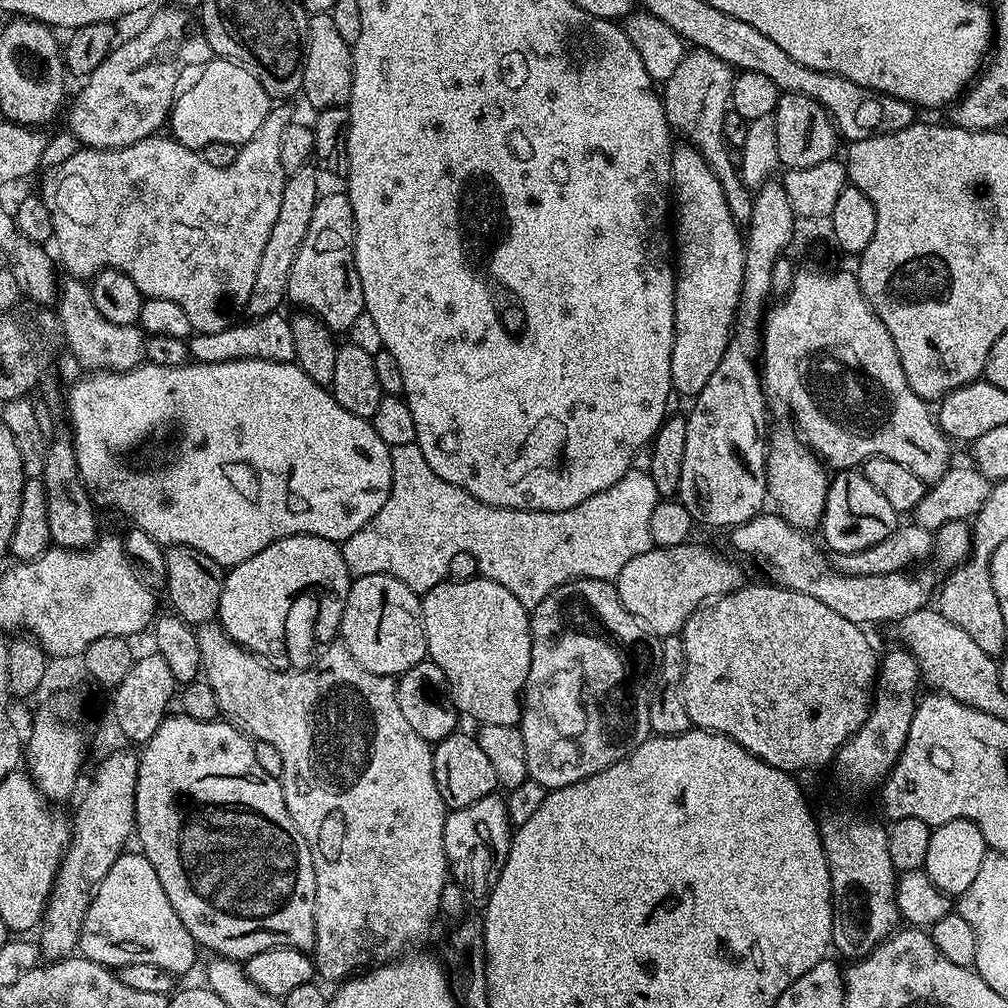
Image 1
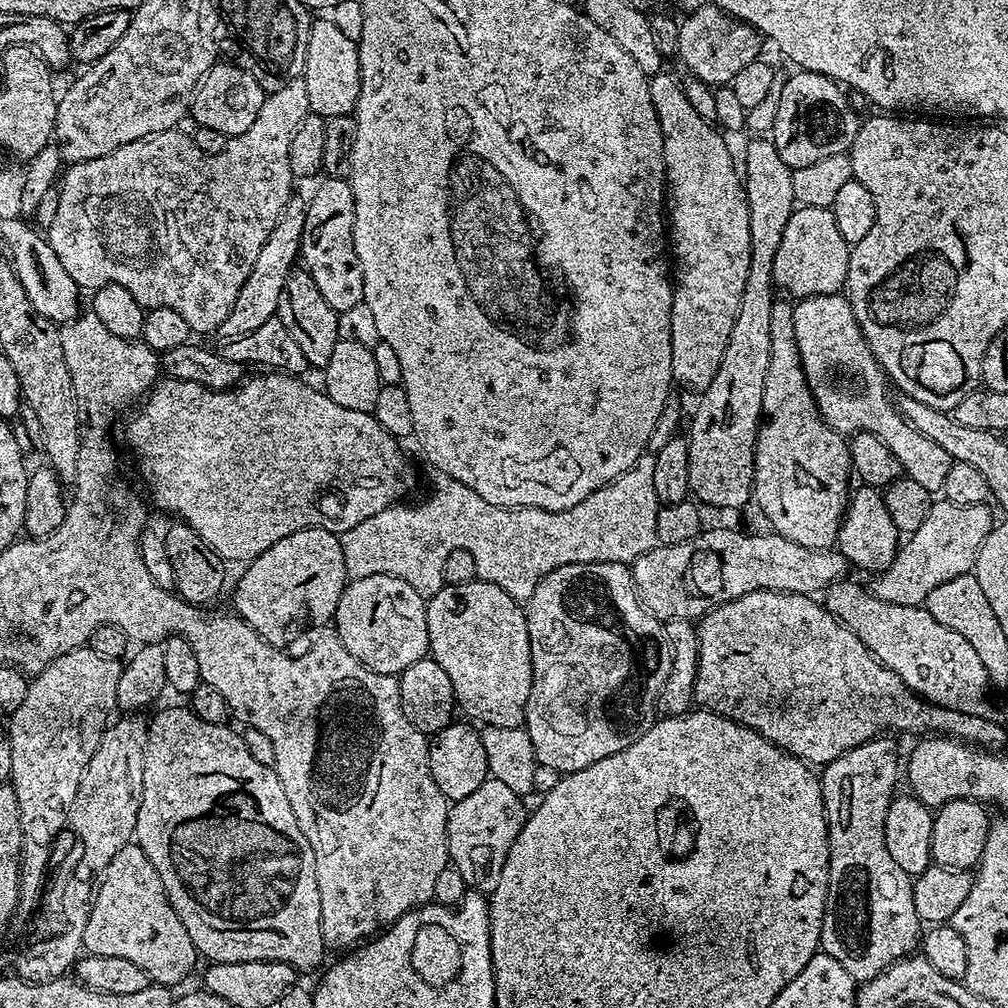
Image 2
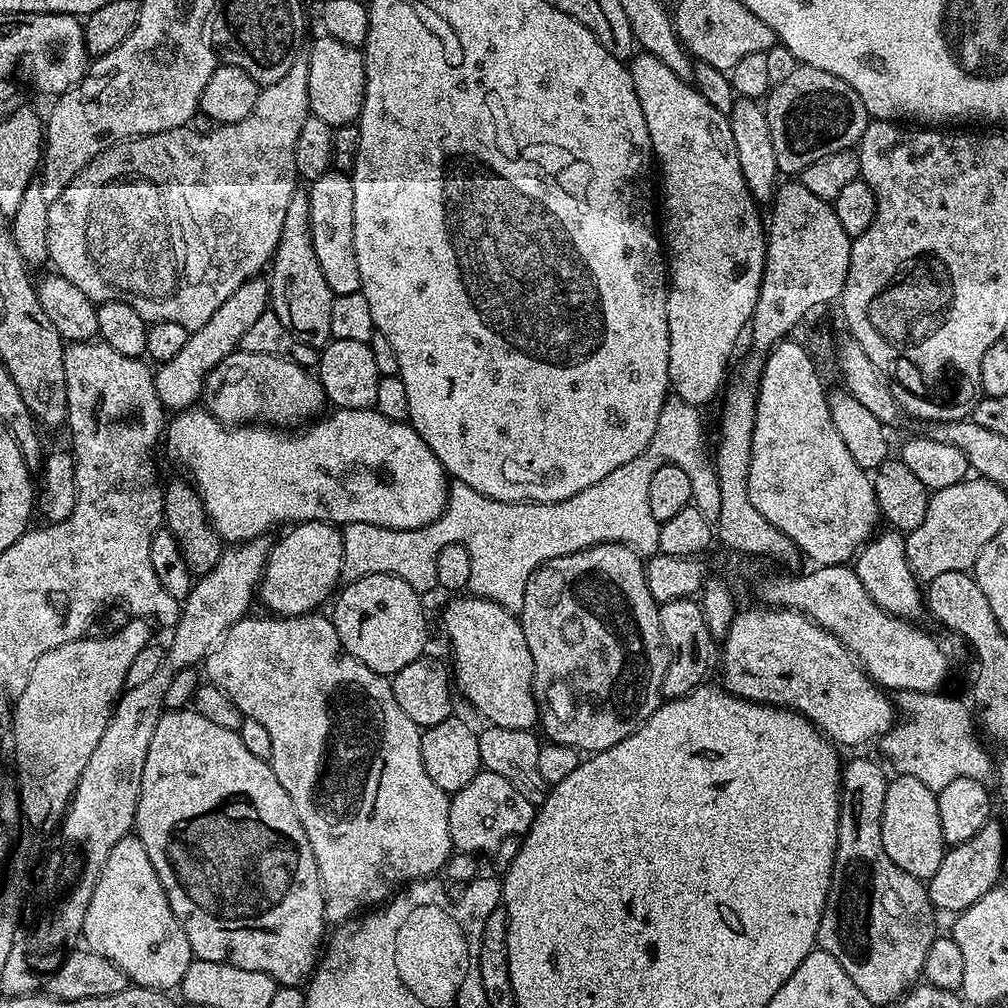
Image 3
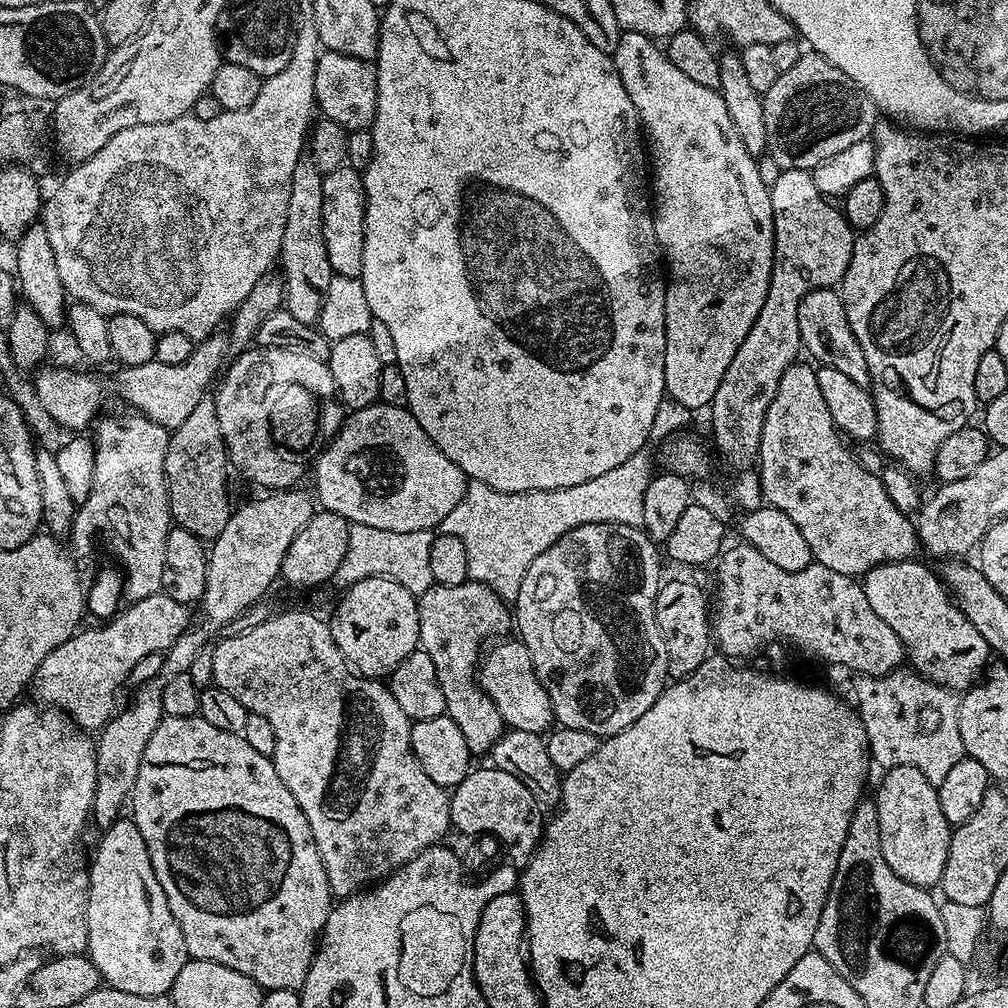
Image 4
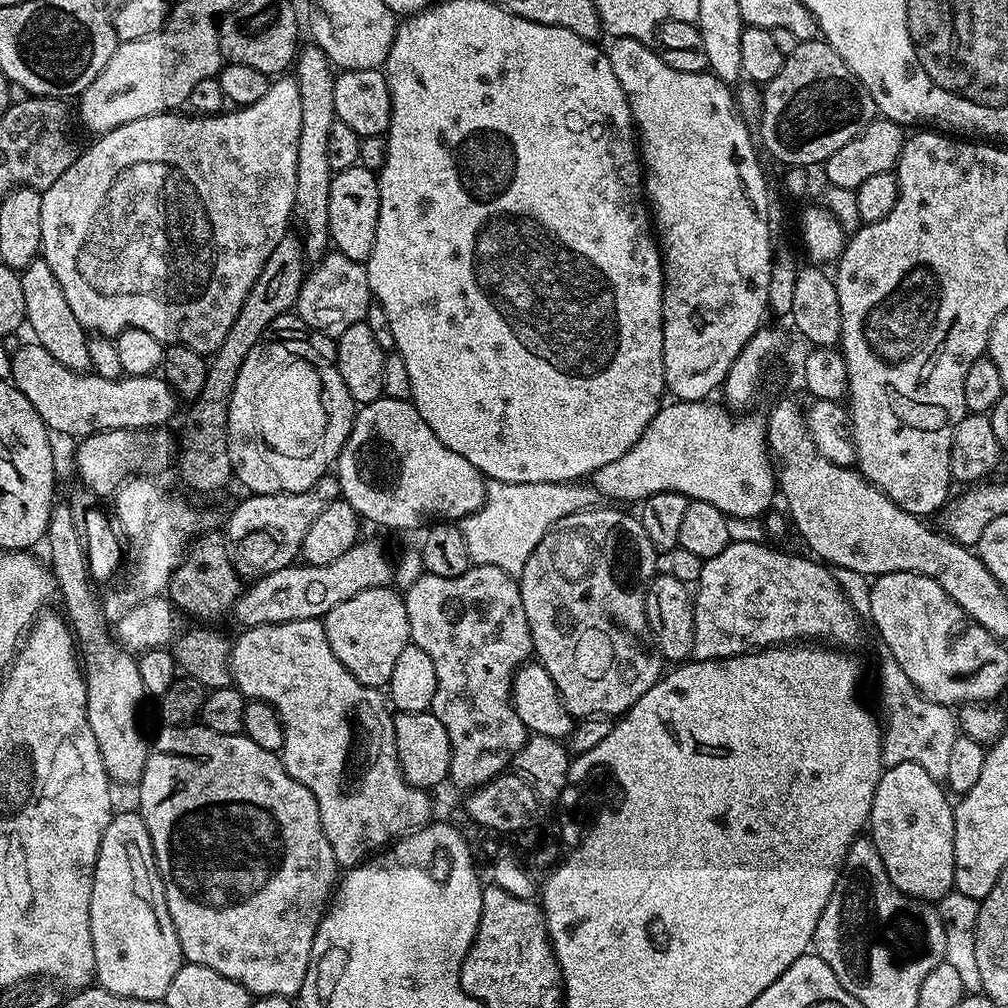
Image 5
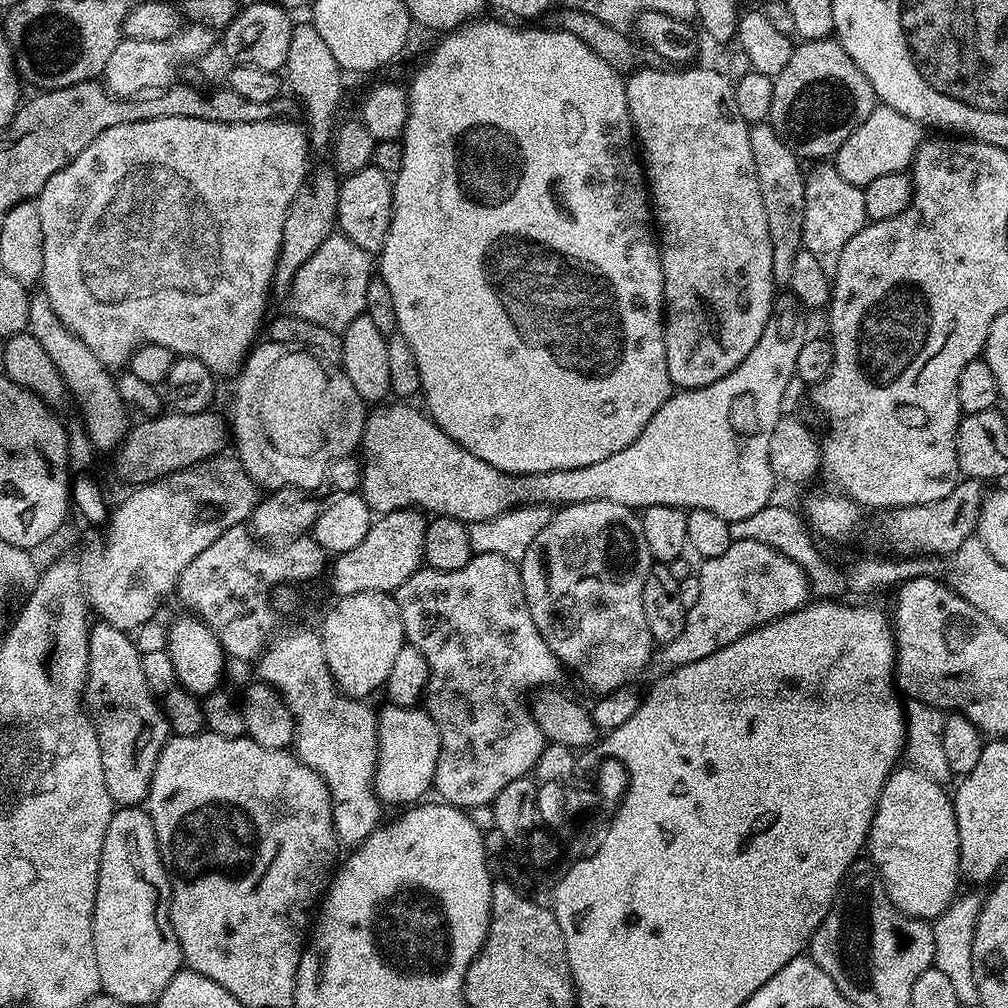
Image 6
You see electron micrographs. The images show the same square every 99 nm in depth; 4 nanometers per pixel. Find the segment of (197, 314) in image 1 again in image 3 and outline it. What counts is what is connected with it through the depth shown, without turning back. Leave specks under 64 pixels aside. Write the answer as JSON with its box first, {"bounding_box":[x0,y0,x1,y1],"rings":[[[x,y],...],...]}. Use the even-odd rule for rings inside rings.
{"bounding_box":[48,58,309,332],"rings":[[[297,58],[294,66],[286,70],[286,74],[278,82],[261,87],[260,97],[256,100],[254,110],[242,122],[222,124],[213,127],[210,132],[198,132],[195,127],[185,126],[166,130],[149,136],[138,136],[123,142],[117,142],[111,148],[100,153],[76,175],[62,190],[62,194],[49,204],[50,238],[48,239],[48,258],[51,267],[66,282],[74,282],[86,298],[97,305],[111,300],[126,302],[126,306],[134,306],[143,320],[155,322],[178,322],[186,326],[189,332],[206,326],[207,320],[214,315],[214,310],[242,286],[242,282],[259,277],[269,267],[272,255],[276,252],[278,238],[282,234],[282,221],[286,219],[286,206],[292,195],[298,191],[298,177],[294,162],[294,146],[298,143],[298,133],[302,130],[302,122],[309,118],[308,110],[308,61]]]}

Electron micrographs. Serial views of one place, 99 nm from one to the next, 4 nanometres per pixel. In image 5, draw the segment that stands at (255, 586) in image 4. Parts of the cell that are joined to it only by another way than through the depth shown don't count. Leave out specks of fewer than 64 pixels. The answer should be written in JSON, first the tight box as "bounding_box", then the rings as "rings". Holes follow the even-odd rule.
{"bounding_box":[226,474,341,578],"rings":[[[329,474],[310,490],[261,496],[248,494],[245,497],[228,516],[226,547],[232,558],[232,567],[241,577],[257,578],[294,564],[295,556],[301,555],[300,547],[306,538],[306,530],[314,526],[314,518],[318,518],[330,502],[341,499],[340,483],[335,475]]]}

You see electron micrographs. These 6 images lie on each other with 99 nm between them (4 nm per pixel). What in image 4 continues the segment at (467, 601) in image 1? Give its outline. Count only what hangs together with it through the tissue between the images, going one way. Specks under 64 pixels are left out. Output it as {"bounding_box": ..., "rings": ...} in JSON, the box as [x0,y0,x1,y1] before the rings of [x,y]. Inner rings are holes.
{"bounding_box":[478,638,556,734],"rings":[[[519,638],[501,639],[483,653],[478,665],[478,683],[490,702],[498,706],[498,714],[502,714],[509,729],[544,734],[553,727],[556,715],[550,706],[550,694],[546,694],[538,678],[530,650],[526,650]]]}

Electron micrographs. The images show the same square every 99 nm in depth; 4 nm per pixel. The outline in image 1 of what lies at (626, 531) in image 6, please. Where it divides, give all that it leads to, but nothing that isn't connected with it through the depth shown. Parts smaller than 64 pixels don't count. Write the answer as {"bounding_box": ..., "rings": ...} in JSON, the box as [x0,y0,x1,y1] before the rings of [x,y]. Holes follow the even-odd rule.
{"bounding_box":[519,580,661,790],"rings":[[[569,580],[567,584],[558,586],[542,602],[531,609],[530,627],[532,629],[532,657],[530,658],[530,674],[524,683],[522,693],[522,711],[520,713],[519,730],[524,735],[526,742],[526,766],[528,767],[528,779],[538,782],[546,790],[570,786],[574,782],[582,782],[582,778],[590,778],[626,758],[638,747],[638,745],[647,740],[652,727],[650,726],[650,706],[648,701],[652,688],[652,676],[657,675],[658,661],[660,659],[661,641],[648,627],[622,602],[616,593],[615,583],[606,580]]]}

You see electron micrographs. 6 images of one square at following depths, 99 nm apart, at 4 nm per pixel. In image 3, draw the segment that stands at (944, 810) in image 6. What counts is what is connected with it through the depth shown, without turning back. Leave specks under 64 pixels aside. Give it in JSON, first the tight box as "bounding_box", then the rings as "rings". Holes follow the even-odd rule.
{"bounding_box":[882,775,946,882],"rings":[[[897,775],[889,779],[886,802],[882,806],[882,846],[886,846],[890,862],[921,882],[927,882],[934,870],[942,866],[946,851],[936,797],[937,793],[932,792],[930,786],[922,786],[918,778]]]}

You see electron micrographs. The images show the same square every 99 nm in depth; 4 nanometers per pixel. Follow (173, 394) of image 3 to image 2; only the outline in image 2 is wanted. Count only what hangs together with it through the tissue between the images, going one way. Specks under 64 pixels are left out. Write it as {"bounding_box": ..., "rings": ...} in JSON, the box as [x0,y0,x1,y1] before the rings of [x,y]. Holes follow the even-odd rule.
{"bounding_box":[218,195,307,341],"rings":[[[292,195],[286,202],[278,222],[274,222],[274,230],[270,230],[270,238],[266,238],[262,251],[258,253],[258,258],[255,260],[246,282],[242,282],[242,290],[238,290],[238,298],[234,298],[234,306],[230,306],[230,314],[226,314],[226,318],[220,323],[218,332],[219,335],[224,335],[225,341],[250,334],[250,330],[258,330],[258,326],[262,326],[262,322],[270,322],[270,318],[275,316],[278,310],[278,298],[282,298],[282,286],[286,286],[288,275],[294,270],[298,262],[302,230],[306,226],[307,209],[307,203],[303,199],[299,200],[299,195]]]}

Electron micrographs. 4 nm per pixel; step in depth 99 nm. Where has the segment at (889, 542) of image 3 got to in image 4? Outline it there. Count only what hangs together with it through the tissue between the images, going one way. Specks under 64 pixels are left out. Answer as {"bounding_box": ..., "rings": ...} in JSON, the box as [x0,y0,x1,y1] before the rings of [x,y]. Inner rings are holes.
{"bounding_box":[862,559,990,690],"rings":[[[919,559],[895,560],[889,564],[879,564],[871,568],[862,577],[866,602],[874,609],[874,614],[898,634],[898,638],[904,643],[906,660],[909,665],[920,675],[935,684],[941,684],[943,688],[953,690],[967,690],[984,675],[989,667],[990,649],[986,638],[974,630],[974,622],[966,618],[966,614],[954,603],[953,597],[944,586],[944,581],[936,576],[924,564],[919,564]]]}

